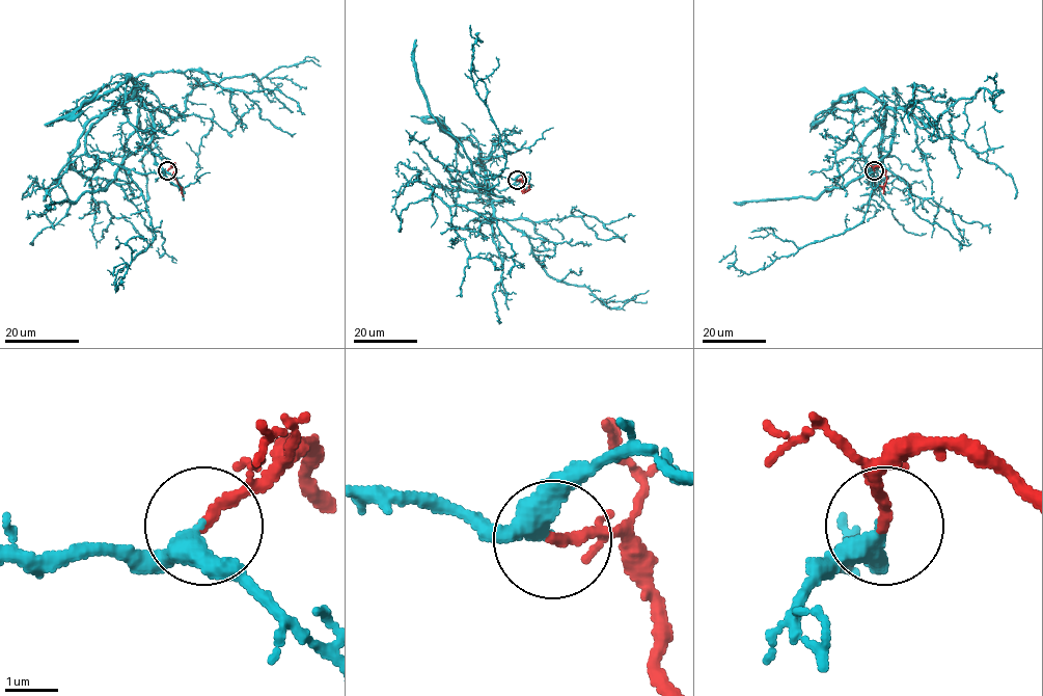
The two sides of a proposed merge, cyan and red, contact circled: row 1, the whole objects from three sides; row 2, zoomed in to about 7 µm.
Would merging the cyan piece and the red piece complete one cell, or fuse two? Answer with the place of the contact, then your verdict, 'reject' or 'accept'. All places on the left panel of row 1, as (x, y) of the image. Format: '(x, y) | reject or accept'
(167, 170) | accept

